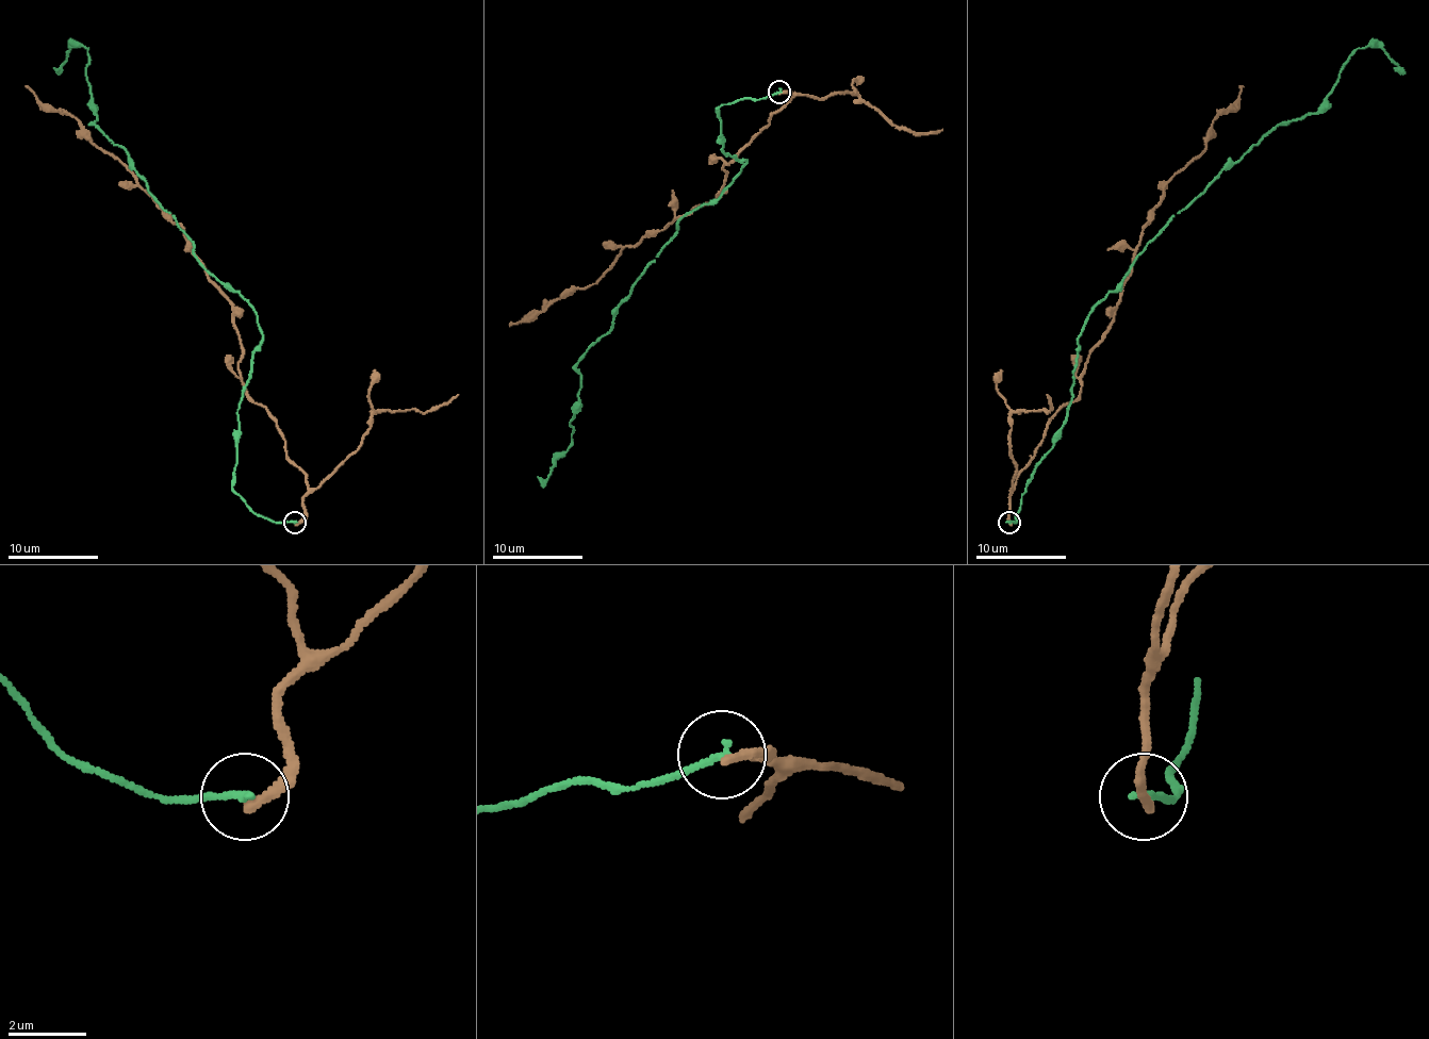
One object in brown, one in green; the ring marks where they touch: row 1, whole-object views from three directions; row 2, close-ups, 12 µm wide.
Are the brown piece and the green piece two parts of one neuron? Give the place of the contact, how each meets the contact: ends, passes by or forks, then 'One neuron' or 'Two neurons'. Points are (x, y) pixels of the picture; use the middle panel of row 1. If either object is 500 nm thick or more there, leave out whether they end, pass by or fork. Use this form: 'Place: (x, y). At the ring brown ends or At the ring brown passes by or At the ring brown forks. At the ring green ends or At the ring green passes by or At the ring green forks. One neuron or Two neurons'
Place: (778, 92). At the ring brown ends. At the ring green ends. Two neurons

